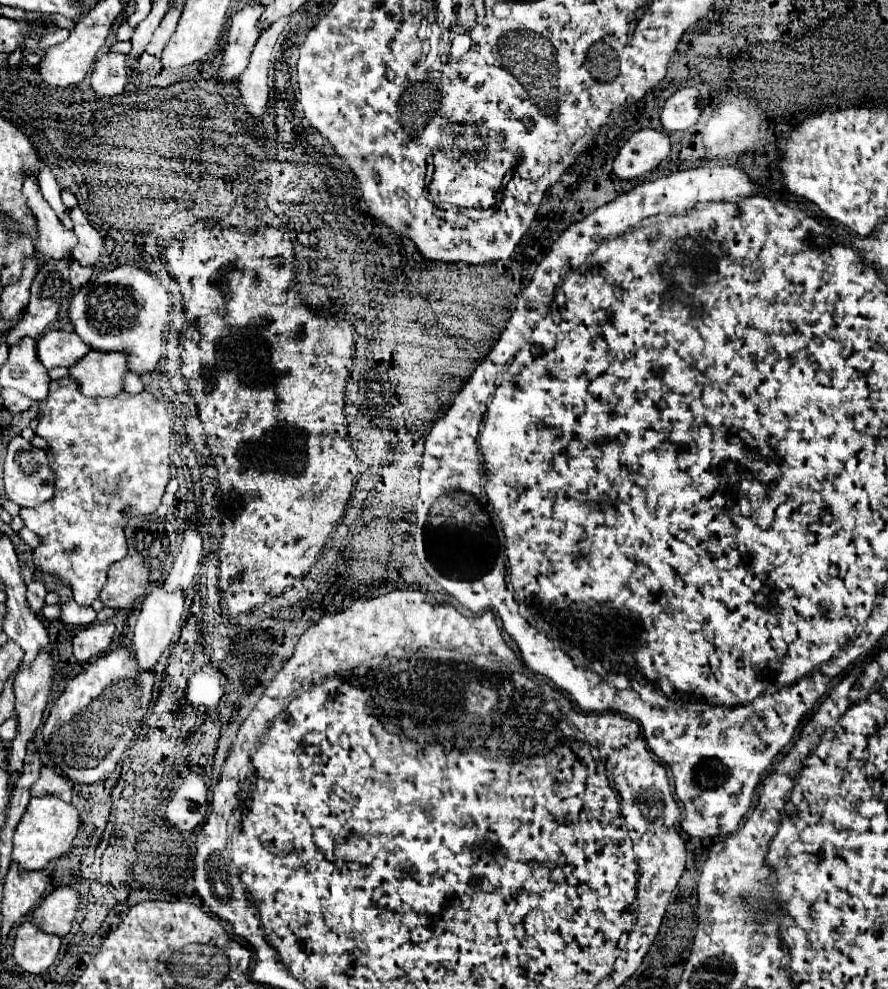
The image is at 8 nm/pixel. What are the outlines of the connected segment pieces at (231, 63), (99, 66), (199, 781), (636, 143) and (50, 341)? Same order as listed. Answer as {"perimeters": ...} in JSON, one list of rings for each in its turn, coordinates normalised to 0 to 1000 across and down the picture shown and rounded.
{"perimeters":[[[[285,3],[262,15],[256,46],[253,46],[251,66],[247,70],[247,78],[251,82],[258,82],[258,70],[260,70],[260,78],[265,78],[262,74],[267,74],[269,78],[271,72],[276,72],[280,64],[280,56],[294,35],[294,31],[289,29],[289,23],[296,9],[298,7],[294,3]]],[[[123,54],[120,58],[111,58],[105,68],[102,76],[102,88],[109,94],[109,98],[132,96],[139,94],[143,84],[143,72],[141,72],[141,56]]],[[[213,782],[204,798],[195,804],[195,810],[190,810],[190,822],[188,830],[204,840],[215,842],[222,838],[233,824],[233,796],[226,784]]],[[[722,130],[697,153],[690,163],[690,177],[697,181],[713,181],[735,173],[756,151],[751,134]]],[[[66,333],[55,335],[44,343],[42,355],[46,367],[53,373],[60,373],[60,371],[82,371],[102,355],[102,351],[93,347],[84,335]]]]}

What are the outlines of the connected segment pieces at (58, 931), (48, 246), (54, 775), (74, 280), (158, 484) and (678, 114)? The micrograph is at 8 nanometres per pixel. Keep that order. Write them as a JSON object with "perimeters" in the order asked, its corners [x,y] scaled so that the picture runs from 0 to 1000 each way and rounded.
{"perimeters":[[[[64,897],[57,901],[37,923],[37,931],[57,945],[73,947],[84,929],[89,907],[80,897]]],[[[42,181],[28,183],[26,195],[28,195],[28,203],[30,203],[33,211],[37,213],[39,221],[42,221],[44,240],[42,240],[39,248],[42,248],[42,256],[46,260],[46,266],[51,268],[53,264],[69,264],[69,262],[80,266],[82,264],[80,254],[87,248],[84,236],[75,234],[69,228],[69,223],[64,221],[57,207],[48,201]]],[[[48,776],[46,786],[35,794],[35,804],[37,806],[48,806],[48,804],[62,804],[69,810],[78,812],[82,806],[82,796],[75,792],[73,786],[69,786],[62,778]]],[[[87,264],[80,266],[78,274],[80,274],[78,286],[80,286],[82,292],[91,292],[93,288],[98,288],[100,282],[102,282],[102,278],[105,278],[105,272],[91,272],[91,268],[87,268]]],[[[82,381],[57,385],[55,401],[42,430],[42,440],[55,448],[55,470],[62,476],[62,501],[37,513],[24,515],[21,523],[28,533],[39,537],[48,549],[37,558],[37,567],[48,577],[69,583],[80,596],[89,612],[102,612],[120,587],[120,575],[143,561],[139,533],[148,521],[172,519],[190,488],[190,446],[193,427],[188,414],[170,397],[136,397],[127,403],[102,403],[89,393]]],[[[765,90],[758,94],[744,110],[744,126],[751,134],[774,132],[780,128],[789,116],[787,110],[787,92],[785,90]]]]}

